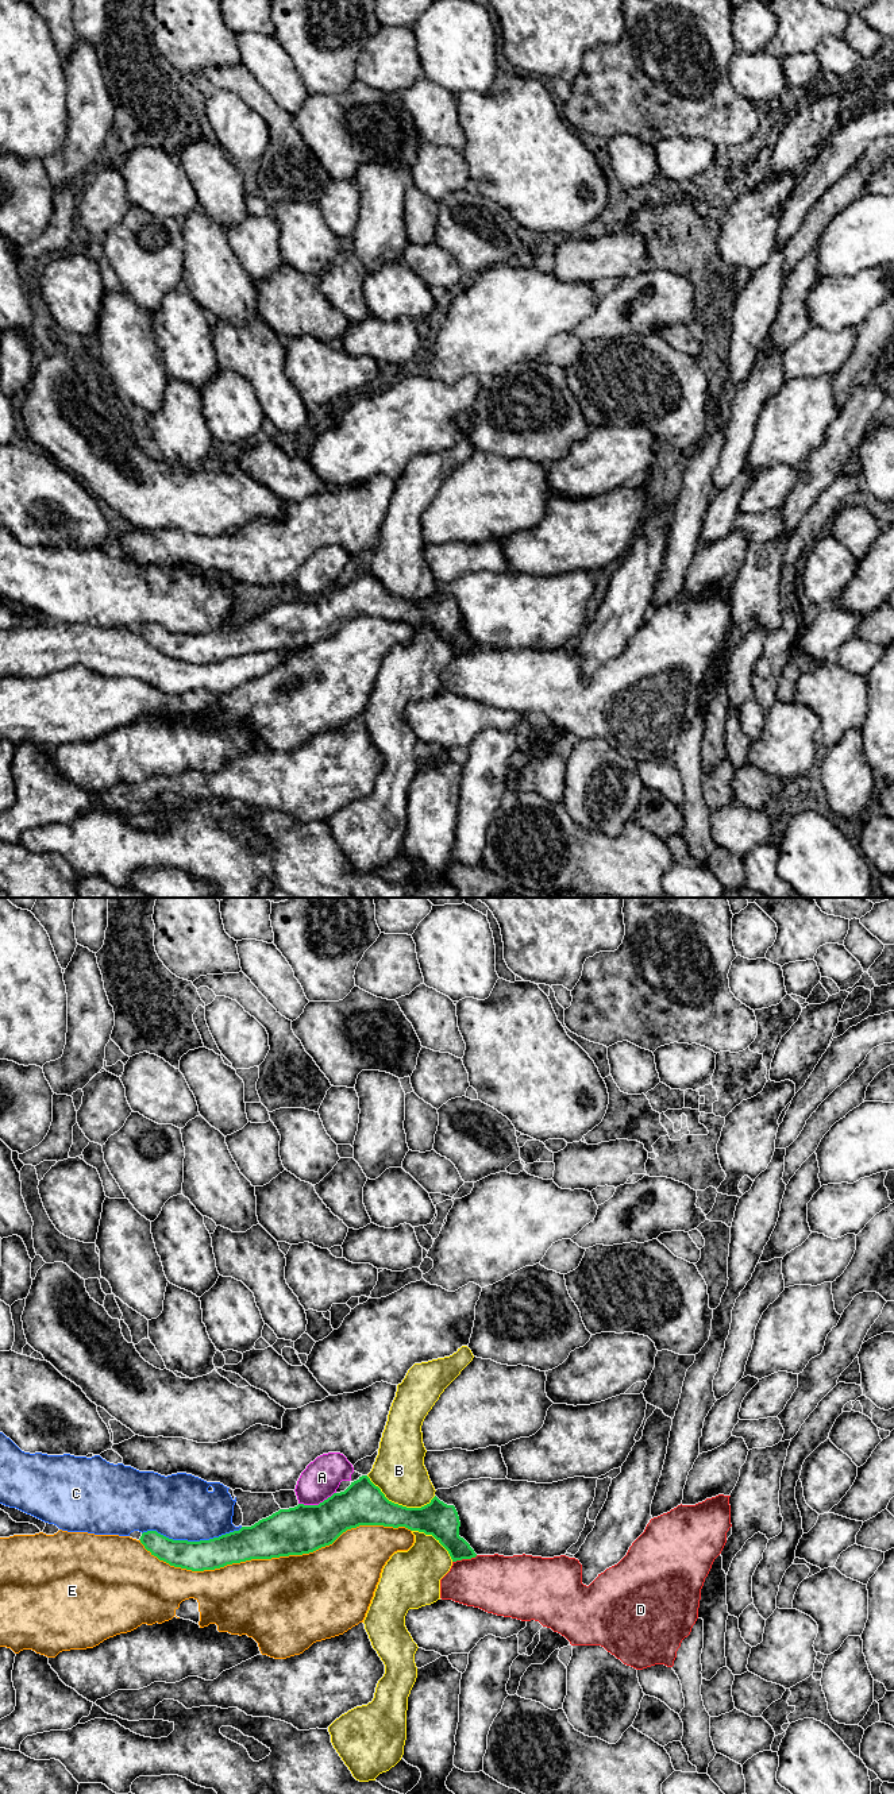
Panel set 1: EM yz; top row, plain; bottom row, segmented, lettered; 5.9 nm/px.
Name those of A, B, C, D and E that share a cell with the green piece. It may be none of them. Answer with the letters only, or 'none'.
none

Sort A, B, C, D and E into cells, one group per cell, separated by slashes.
A C / B / D / E

